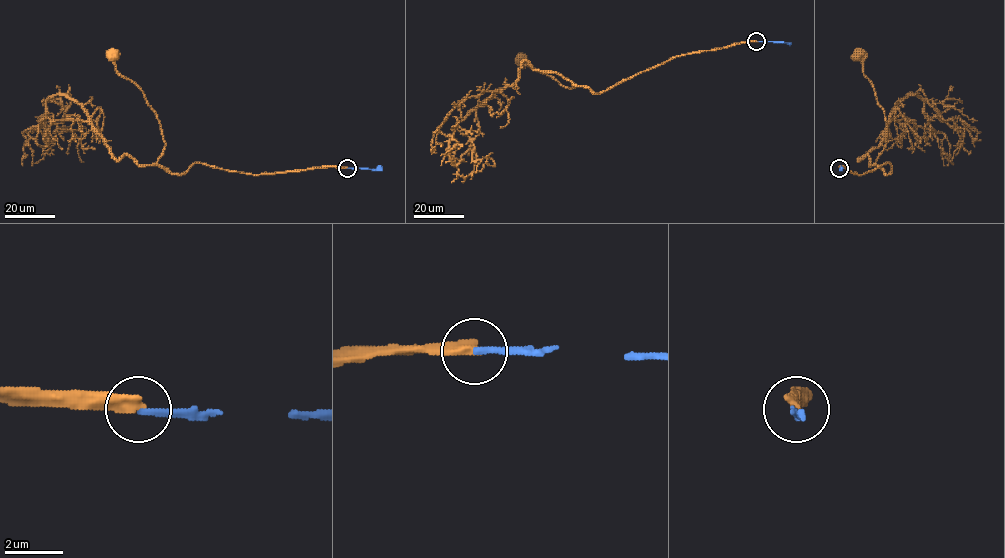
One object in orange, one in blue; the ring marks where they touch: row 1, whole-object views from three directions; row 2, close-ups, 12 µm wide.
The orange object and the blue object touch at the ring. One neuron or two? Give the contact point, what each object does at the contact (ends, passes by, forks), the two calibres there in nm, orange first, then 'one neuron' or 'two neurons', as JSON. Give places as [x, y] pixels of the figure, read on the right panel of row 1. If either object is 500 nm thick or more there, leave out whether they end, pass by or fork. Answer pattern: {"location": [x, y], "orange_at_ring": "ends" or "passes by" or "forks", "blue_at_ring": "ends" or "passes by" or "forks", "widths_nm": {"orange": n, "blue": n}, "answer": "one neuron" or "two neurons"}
{"location": [839, 168], "orange_at_ring": "ends", "blue_at_ring": "ends", "widths_nm": {"orange": 400, "blue": 220}, "answer": "two neurons"}

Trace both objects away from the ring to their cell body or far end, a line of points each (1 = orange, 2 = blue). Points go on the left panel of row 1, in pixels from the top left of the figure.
1: (347, 168), (245, 174), (196, 163), (169, 173), (156, 163), (165, 144), (156, 112), (117, 71), (113, 54)
2: (347, 168), (381, 169), (377, 167)

